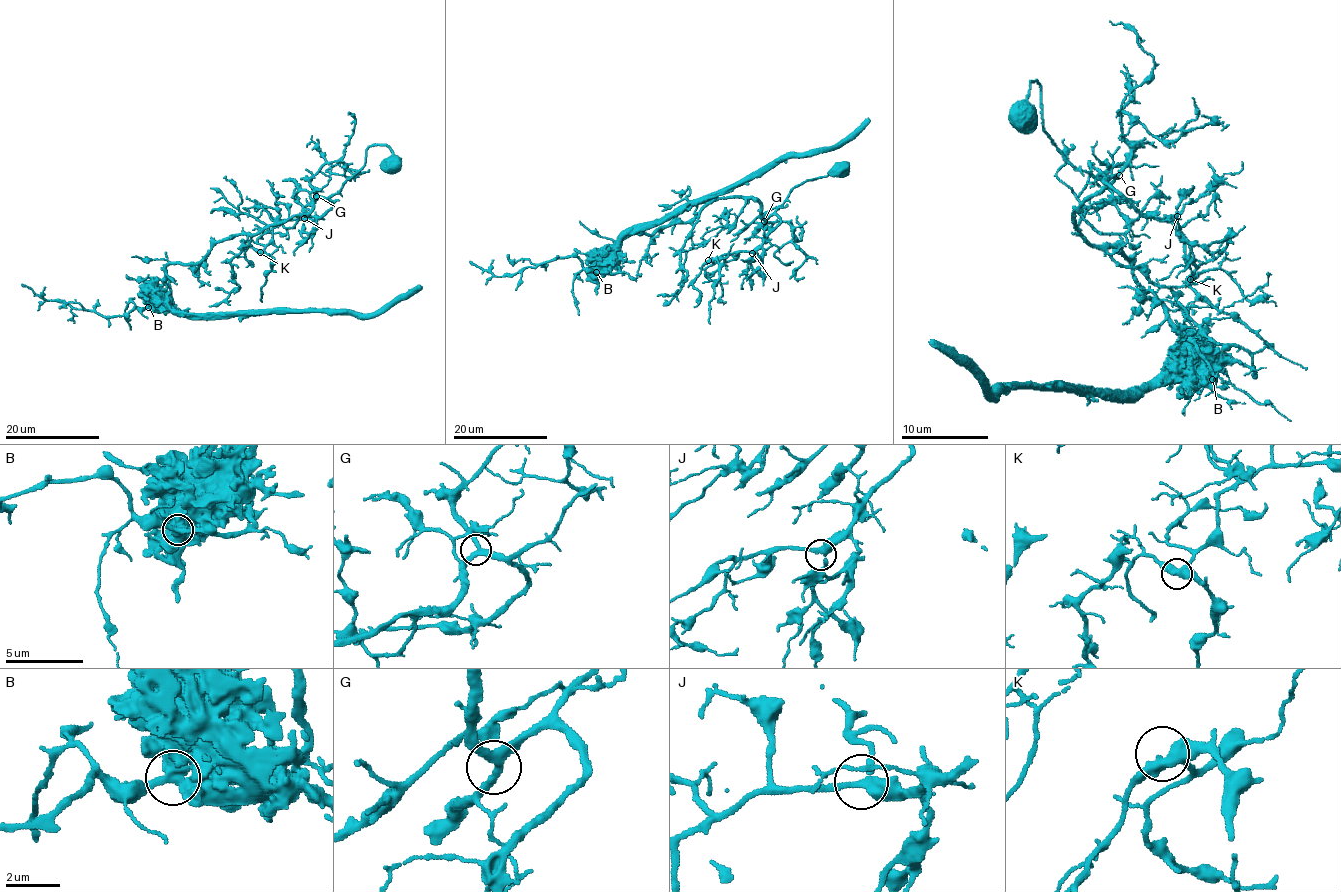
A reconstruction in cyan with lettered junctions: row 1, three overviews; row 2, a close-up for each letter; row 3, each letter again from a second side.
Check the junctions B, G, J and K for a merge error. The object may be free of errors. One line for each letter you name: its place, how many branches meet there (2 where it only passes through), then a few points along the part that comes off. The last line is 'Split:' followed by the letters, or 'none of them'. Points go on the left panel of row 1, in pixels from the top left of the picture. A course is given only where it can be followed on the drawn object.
B: at (148, 307); 3 branches meet; foreign part runs (149, 307), (171, 301), (170, 263), (198, 263), (216, 243), (327, 199), (320, 217), (273, 229), (262, 301)
Split: B

